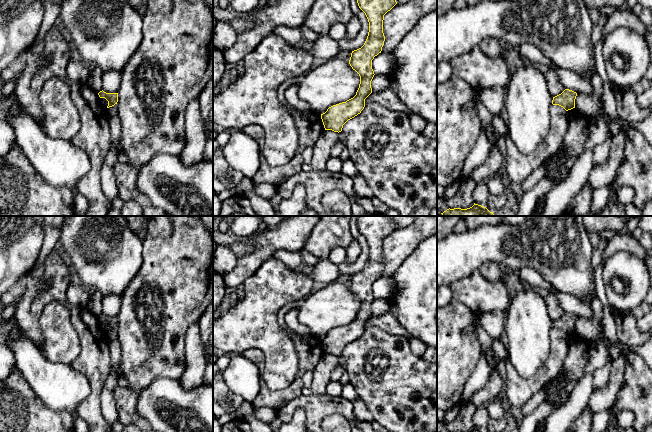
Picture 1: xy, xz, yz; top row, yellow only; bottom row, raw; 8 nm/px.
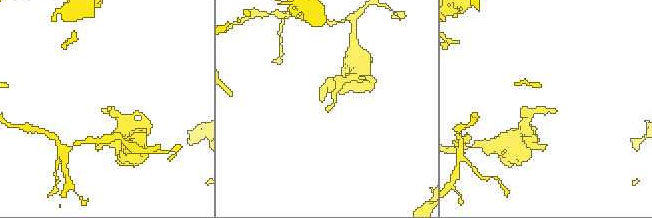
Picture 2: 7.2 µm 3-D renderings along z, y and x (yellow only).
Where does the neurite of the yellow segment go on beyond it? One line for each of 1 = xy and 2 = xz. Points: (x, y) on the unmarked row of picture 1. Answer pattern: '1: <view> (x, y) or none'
1: none
2: none

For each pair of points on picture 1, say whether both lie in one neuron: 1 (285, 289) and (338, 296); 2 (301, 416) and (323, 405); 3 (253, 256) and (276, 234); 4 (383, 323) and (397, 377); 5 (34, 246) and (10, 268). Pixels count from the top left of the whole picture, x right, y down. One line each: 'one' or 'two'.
1: two
2: two
3: one
4: two
5: one

